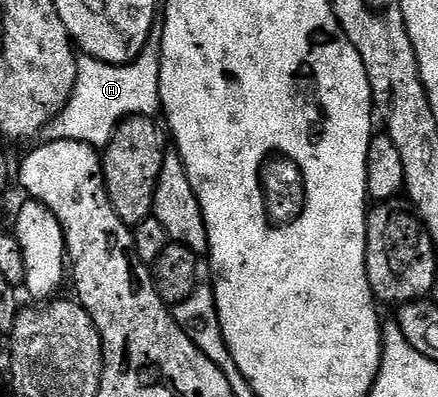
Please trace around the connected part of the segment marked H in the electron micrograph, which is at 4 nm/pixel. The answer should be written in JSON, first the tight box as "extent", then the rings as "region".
{"extent":[45,31,162,148],"region":[[[151,31],[142,55],[125,66],[113,66],[89,56],[79,57],[74,91],[66,101],[66,107],[46,127],[45,137],[50,140],[76,140],[95,148],[104,148],[123,118],[155,117],[162,105],[159,92],[161,40],[161,31]]]}

